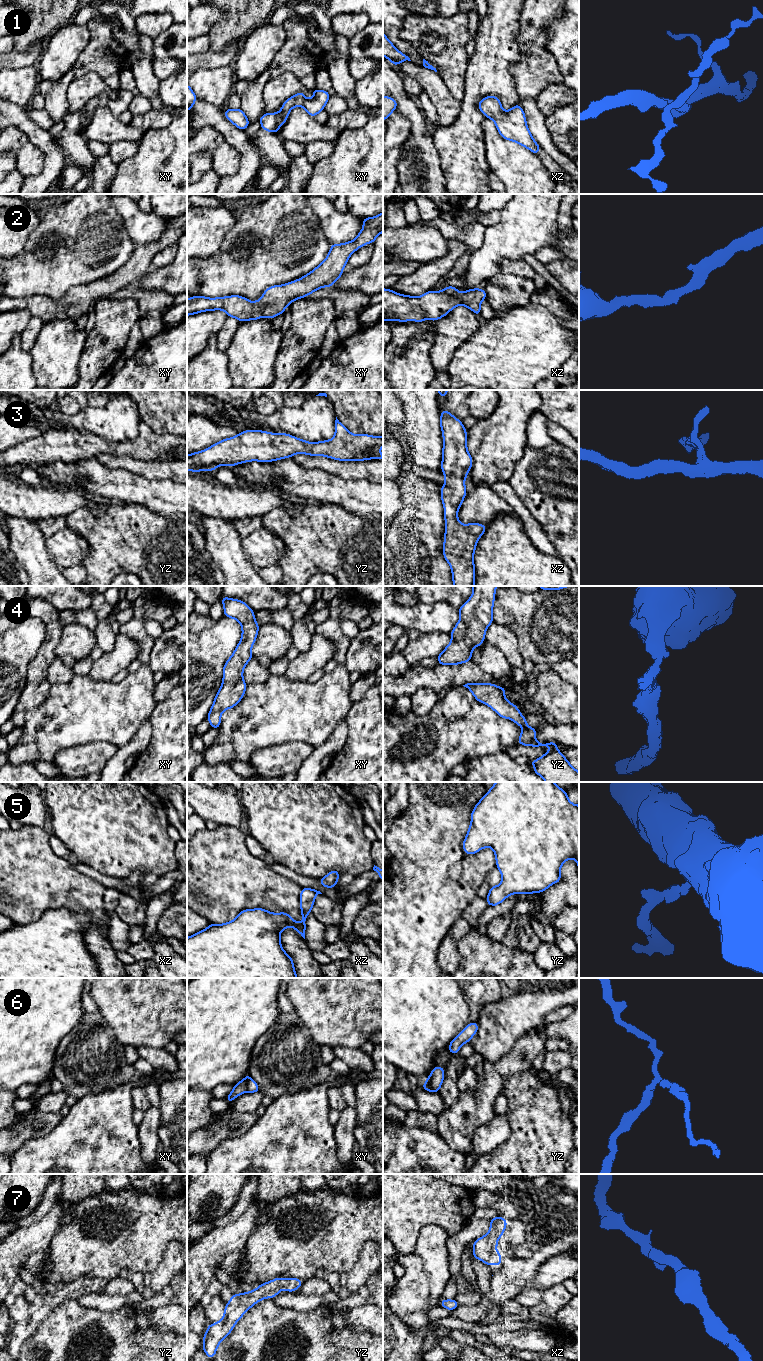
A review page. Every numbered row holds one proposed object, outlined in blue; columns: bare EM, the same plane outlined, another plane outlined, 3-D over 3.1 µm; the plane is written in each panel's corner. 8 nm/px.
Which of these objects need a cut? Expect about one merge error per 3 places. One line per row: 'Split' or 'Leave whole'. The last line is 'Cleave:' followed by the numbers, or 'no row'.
1: Leave whole
2: Leave whole
3: Leave whole
4: Leave whole
5: Leave whole
6: Split
7: Leave whole
Cleave: 6

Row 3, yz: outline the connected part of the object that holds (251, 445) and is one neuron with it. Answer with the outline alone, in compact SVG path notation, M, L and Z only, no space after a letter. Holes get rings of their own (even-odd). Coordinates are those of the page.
M336 417L335 435L331 440L306 442L286 433L246 430L205 450L188 454L187 470L214 471L220 465L232 467L250 461L277 461L300 453L340 461L383 459L382 446L382 436L352 434Z

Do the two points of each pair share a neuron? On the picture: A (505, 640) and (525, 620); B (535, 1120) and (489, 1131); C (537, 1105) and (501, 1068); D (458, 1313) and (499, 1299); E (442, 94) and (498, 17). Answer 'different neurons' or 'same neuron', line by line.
A: different neurons
B: different neurons
C: different neurons
D: same neuron
E: different neurons

